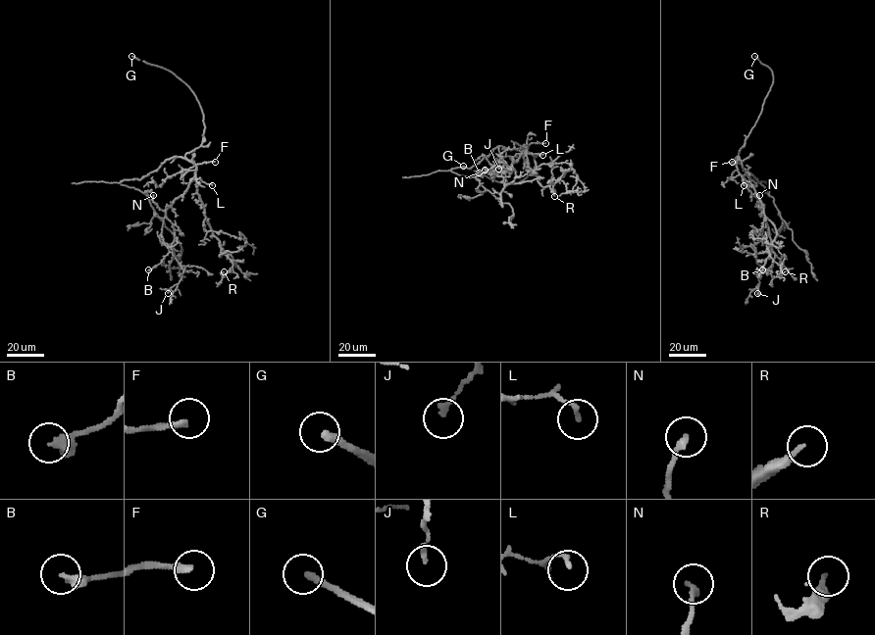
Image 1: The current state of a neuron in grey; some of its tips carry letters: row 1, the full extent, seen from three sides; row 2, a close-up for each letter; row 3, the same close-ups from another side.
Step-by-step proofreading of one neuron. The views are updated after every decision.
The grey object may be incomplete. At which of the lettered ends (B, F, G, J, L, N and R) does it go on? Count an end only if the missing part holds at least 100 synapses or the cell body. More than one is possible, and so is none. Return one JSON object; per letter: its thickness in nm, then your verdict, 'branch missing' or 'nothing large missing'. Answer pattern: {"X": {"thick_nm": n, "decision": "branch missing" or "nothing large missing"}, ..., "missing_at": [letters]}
{"B": {"thick_nm": 400, "decision": "nothing large missing"}, "F": {"thick_nm": 220, "decision": "branch missing"}, "G": {"thick_nm": 280, "decision": "branch missing"}, "J": {"thick_nm": 180, "decision": "nothing large missing"}, "L": {"thick_nm": 140, "decision": "nothing large missing"}, "N": {"thick_nm": 240, "decision": "nothing large missing"}, "R": {"thick_nm": 180, "decision": "nothing large missing"}, "missing_at": ["F", "G"]}

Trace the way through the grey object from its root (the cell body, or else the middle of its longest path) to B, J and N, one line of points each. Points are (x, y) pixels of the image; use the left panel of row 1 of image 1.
B: (172, 158), (187, 158), (195, 165), (196, 174), (166, 210), (161, 237), (169, 252), (148, 269)
J: (172, 158), (187, 158), (195, 165), (196, 174), (166, 211), (174, 232), (171, 248), (185, 270), (168, 293)
N: (172, 158), (187, 158), (195, 165), (196, 174), (187, 189), (164, 211), (153, 202), (153, 195)

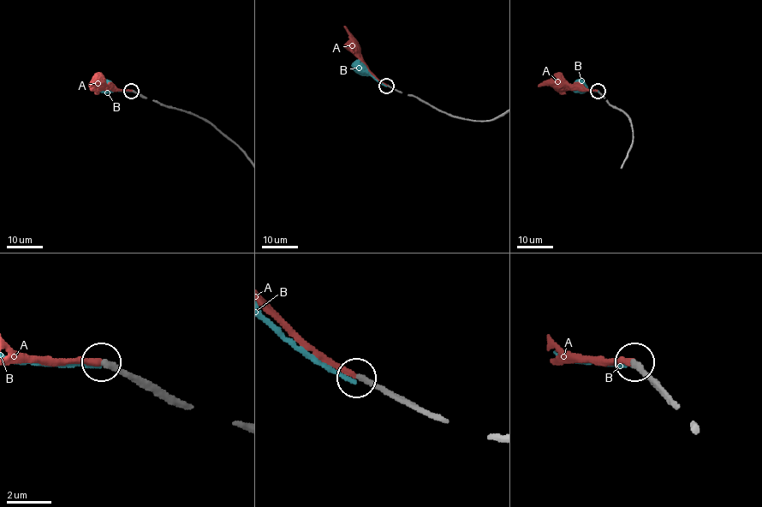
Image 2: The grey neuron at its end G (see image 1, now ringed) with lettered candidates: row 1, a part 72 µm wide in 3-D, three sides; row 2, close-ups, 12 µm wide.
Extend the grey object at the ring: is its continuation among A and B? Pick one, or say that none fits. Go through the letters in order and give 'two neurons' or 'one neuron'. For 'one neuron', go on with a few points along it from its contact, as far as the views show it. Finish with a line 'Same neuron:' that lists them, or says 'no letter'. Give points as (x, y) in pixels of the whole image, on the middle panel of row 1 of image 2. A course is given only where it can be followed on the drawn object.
A: one neuron; course (386, 85), (351, 48)
B: two neurons
Same neuron: A

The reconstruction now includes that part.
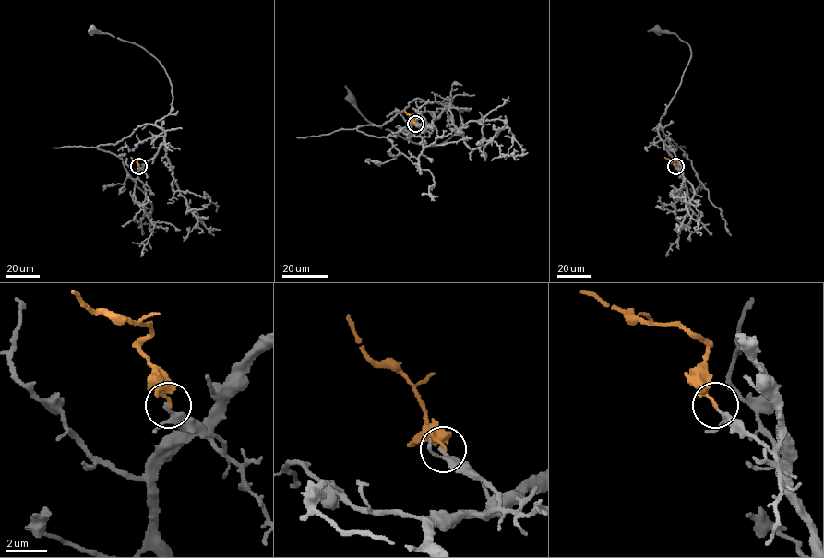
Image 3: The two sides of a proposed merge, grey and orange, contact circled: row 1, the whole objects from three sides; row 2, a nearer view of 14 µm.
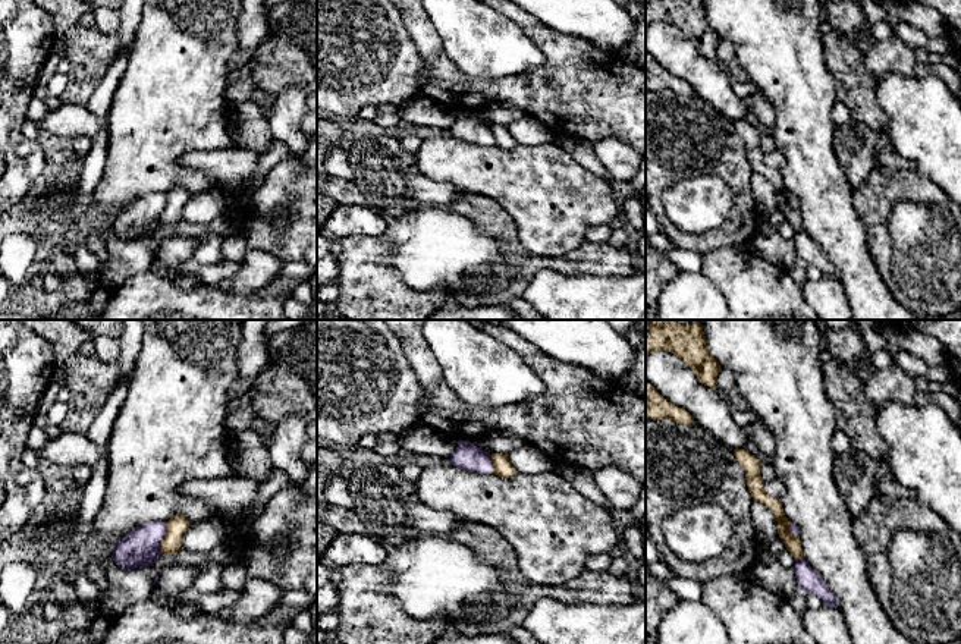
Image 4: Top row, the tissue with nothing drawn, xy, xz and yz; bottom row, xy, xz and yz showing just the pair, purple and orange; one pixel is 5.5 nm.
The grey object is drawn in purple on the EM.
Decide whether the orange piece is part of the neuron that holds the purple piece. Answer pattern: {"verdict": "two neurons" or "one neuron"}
{"verdict": "two neurons"}

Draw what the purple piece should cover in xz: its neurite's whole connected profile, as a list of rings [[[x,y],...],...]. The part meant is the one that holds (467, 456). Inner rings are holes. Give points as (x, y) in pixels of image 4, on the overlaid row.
[[[459,440],[455,452],[447,459],[452,465],[478,474],[493,472],[490,453],[480,450],[469,442]]]

